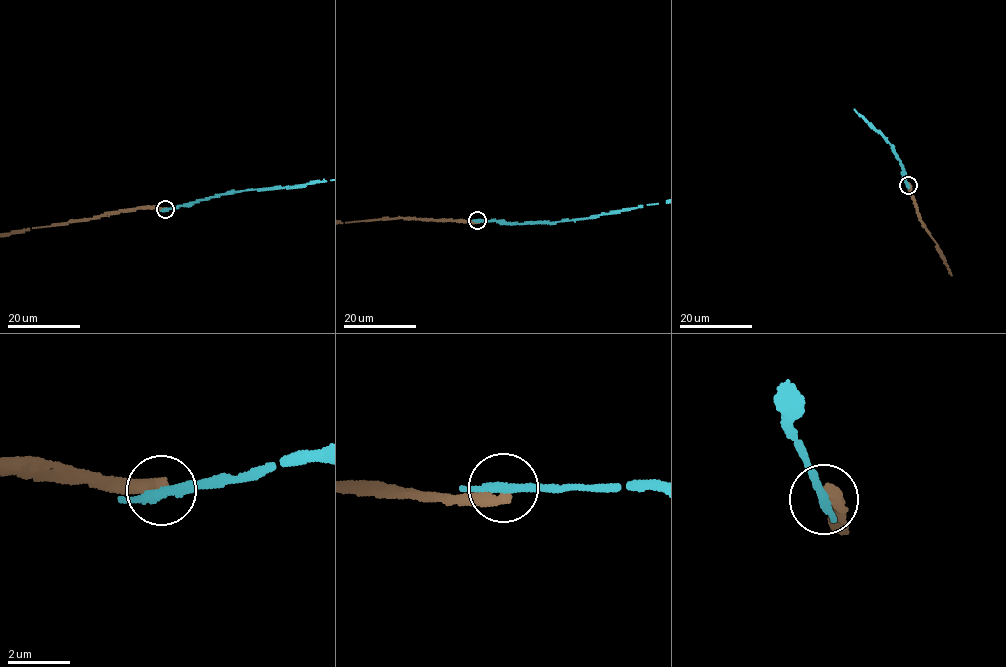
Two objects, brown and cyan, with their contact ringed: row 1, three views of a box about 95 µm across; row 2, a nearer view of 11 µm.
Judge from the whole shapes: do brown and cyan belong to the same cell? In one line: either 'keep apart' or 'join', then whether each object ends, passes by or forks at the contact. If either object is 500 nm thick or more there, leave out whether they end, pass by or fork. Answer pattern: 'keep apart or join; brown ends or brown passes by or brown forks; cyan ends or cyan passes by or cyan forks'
keep apart; brown ends; cyan passes by

